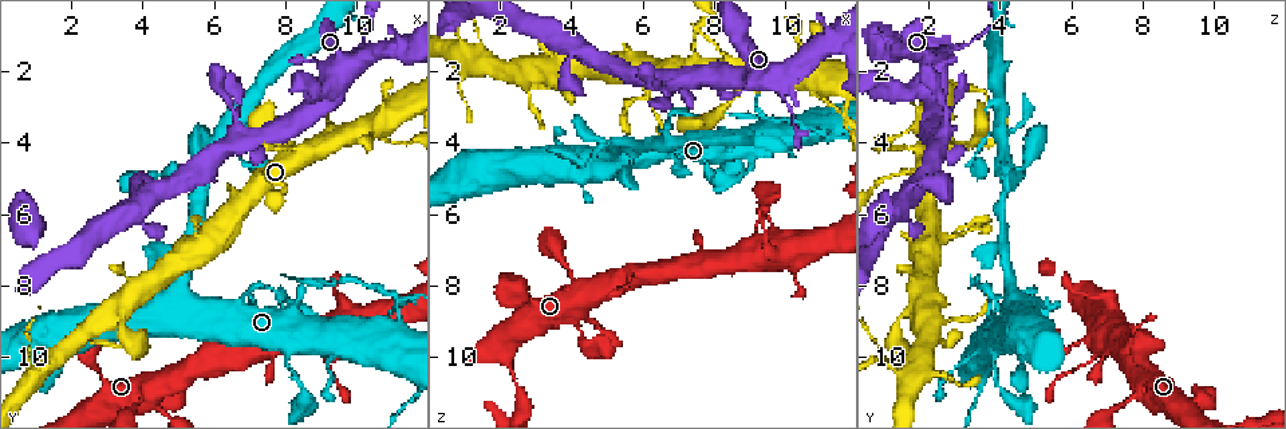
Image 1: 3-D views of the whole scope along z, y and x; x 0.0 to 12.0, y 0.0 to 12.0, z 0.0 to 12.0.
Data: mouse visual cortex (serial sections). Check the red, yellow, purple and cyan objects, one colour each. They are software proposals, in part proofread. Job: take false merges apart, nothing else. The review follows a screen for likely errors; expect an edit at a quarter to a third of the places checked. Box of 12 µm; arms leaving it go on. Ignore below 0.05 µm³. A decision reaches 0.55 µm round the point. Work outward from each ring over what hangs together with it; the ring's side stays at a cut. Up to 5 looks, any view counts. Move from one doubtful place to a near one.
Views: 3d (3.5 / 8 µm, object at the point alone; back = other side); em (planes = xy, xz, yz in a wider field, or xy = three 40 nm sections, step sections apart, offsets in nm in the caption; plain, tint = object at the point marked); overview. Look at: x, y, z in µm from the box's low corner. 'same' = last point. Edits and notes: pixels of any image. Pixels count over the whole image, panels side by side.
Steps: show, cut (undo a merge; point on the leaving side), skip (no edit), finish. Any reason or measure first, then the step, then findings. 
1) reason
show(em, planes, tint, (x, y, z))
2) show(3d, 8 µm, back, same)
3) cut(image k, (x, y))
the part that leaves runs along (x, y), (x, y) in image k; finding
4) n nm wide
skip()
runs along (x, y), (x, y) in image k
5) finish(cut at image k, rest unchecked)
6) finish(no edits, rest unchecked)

three-way junction
show(3d, 3.5 µm, (2.3, 9.4, 2.3))

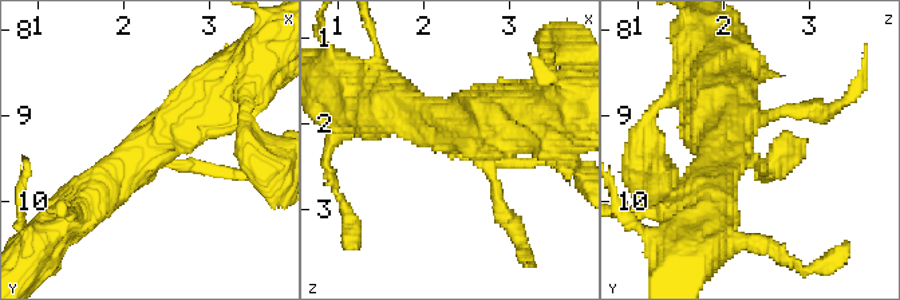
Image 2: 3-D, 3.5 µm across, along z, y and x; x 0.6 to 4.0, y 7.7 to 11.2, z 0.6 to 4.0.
3 arms; arms of 150, 500, 600 nm
show(em, xy, step 5, tint, (2.30, 9.45, 2.20))

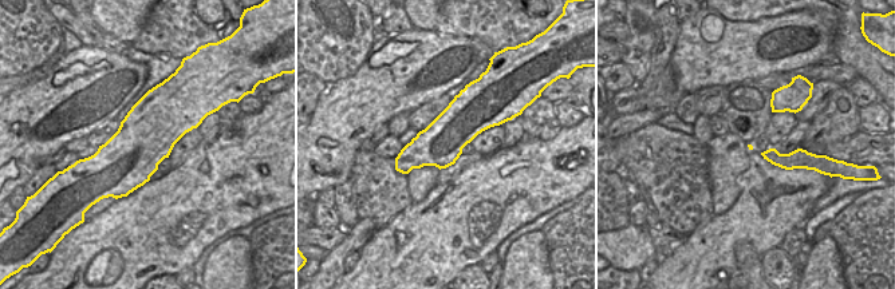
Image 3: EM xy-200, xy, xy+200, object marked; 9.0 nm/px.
skip()
runs along (222, 86), (86, 201) in image 2; continuous, no second cell

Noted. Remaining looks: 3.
side arm on a straight run
show(3d, 3.5 µm, (6.6, 3.2, 2.4))

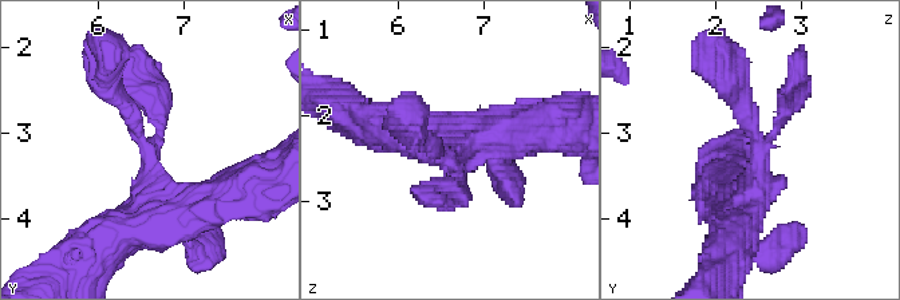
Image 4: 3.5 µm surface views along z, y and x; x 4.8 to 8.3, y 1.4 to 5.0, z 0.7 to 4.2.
skip()
runs along (186, 206), (154, 194), (113, 79) in image 4; continuous, no second cell

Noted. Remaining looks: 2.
finish(no edits, rest unchecked)

